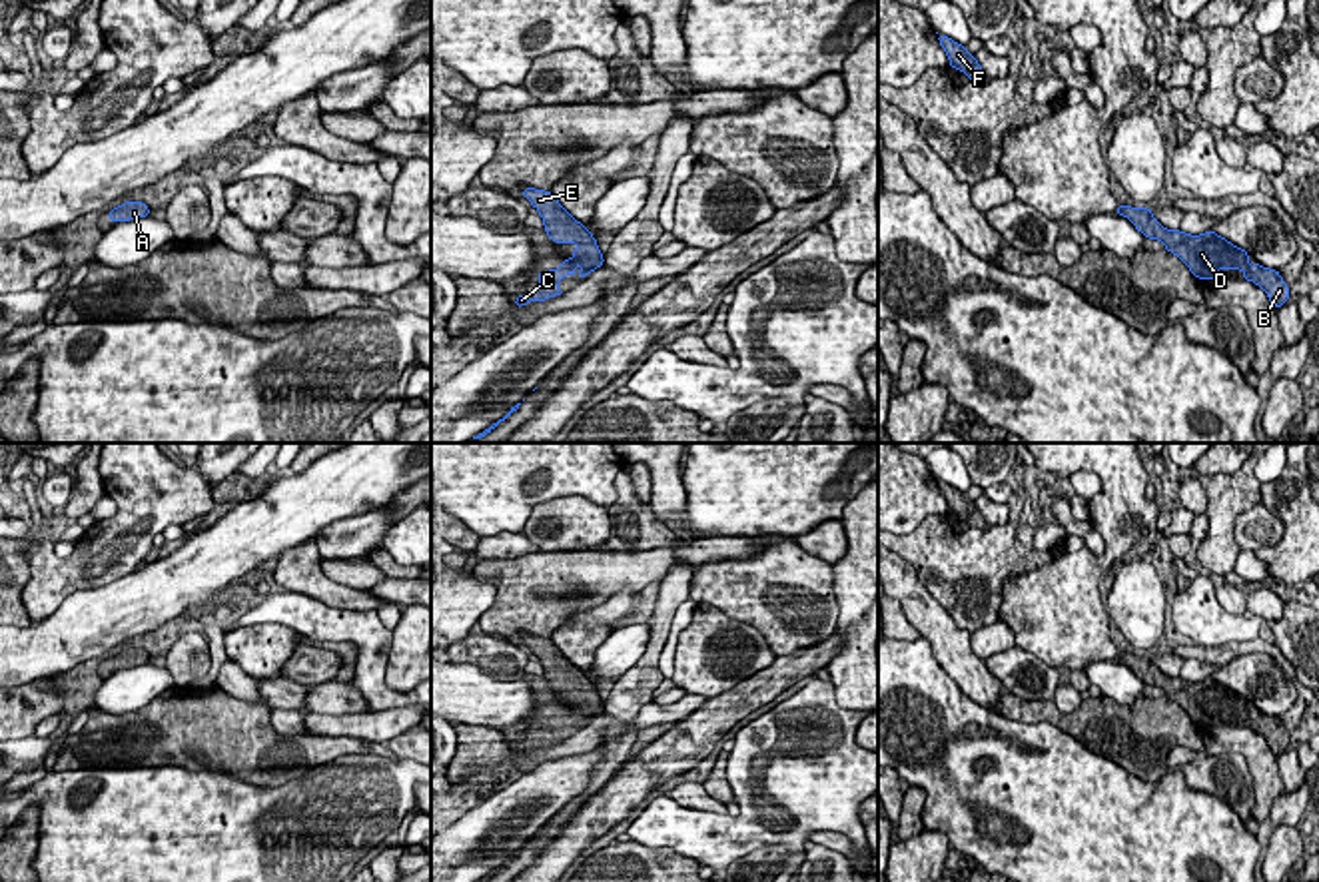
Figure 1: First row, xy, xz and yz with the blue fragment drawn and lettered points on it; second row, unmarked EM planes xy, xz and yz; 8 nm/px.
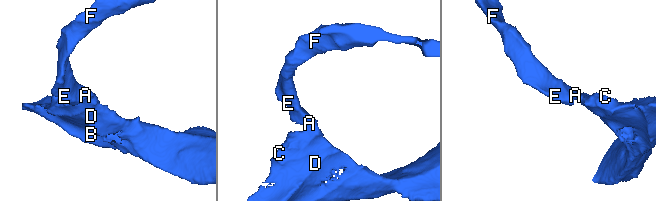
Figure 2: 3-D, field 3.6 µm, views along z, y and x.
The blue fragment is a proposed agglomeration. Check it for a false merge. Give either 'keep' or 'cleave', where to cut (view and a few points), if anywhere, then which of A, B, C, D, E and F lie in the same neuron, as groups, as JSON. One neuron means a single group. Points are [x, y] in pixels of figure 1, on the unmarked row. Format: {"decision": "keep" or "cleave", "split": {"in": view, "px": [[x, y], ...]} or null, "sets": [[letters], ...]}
{"decision": "keep", "split": null, "sets": [["A", "B", "C", "D", "E", "F"]]}

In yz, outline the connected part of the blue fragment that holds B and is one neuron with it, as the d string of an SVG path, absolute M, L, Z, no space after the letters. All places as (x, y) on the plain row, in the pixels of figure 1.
M1117 651L1117 662L1127 664L1147 686L1159 686L1167 698L1177 702L1197 726L1219 726L1219 716L1241 716L1243 726L1263 734L1275 756L1289 748L1289 732L1277 716L1249 710L1249 700L1213 676L1191 682L1181 676L1163 674L1151 655L1131 655Z

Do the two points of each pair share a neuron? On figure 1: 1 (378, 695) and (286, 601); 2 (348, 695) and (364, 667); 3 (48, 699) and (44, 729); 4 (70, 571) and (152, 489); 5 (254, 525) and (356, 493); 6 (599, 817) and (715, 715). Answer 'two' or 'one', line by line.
1: one
2: two
3: two
4: one
5: one
6: one

